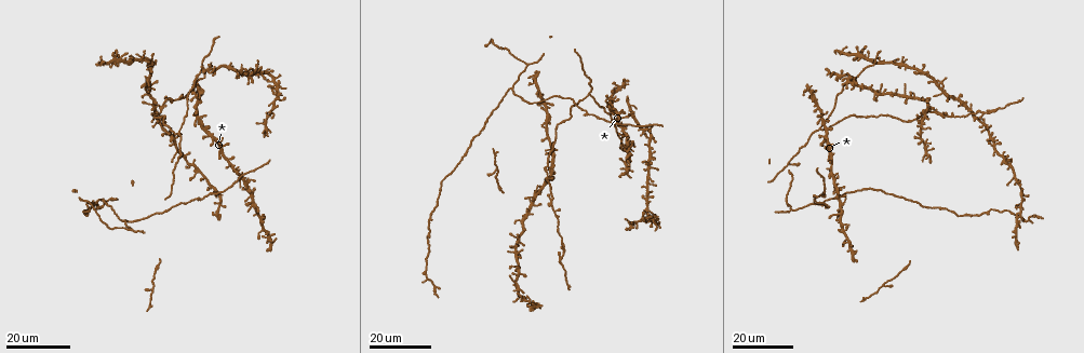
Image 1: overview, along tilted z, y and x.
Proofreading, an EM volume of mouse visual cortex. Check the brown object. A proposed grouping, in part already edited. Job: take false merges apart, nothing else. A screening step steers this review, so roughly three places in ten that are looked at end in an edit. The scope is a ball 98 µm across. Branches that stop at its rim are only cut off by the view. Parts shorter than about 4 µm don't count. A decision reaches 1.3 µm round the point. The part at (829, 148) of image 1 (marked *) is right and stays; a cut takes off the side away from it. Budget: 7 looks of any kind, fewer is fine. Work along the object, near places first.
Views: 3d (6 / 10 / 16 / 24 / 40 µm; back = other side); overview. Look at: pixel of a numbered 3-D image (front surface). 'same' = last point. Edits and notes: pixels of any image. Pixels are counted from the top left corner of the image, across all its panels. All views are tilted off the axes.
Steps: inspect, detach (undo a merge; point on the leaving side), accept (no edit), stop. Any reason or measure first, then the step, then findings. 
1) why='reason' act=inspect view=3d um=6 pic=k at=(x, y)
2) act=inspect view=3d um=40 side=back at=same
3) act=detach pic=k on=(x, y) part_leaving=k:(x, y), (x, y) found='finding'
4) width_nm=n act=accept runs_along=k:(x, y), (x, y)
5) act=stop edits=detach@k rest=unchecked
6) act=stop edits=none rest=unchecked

why='three arms meet' act=inspect view=3d um=24 pic=1 at=(792, 209)

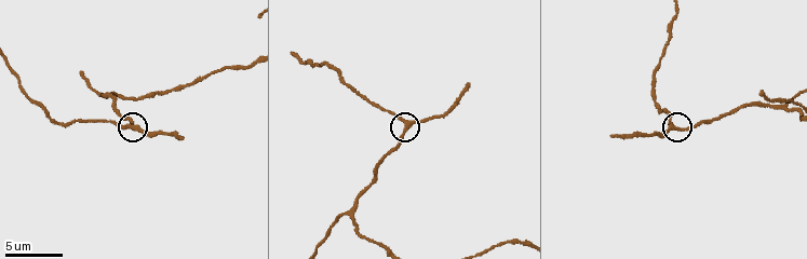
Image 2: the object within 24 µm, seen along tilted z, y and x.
act=inspect view=3d um=6 pic=2 at=(134, 126)

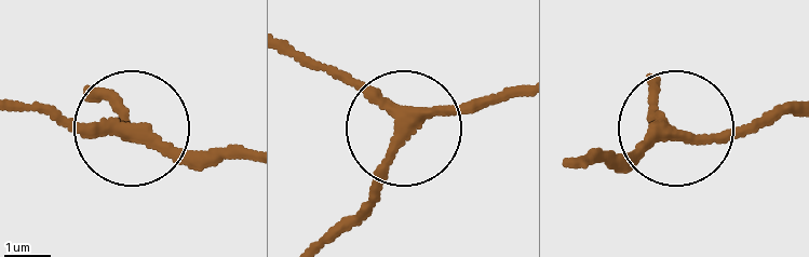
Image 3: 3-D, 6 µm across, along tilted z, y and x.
arms=3 act=accept runs_along=3:(329, 243), (402, 126), (517, 97) found='all the same neuron'

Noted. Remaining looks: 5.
why='three-way junction' act=inspect view=3d um=16 pic=1 at=(551, 202)

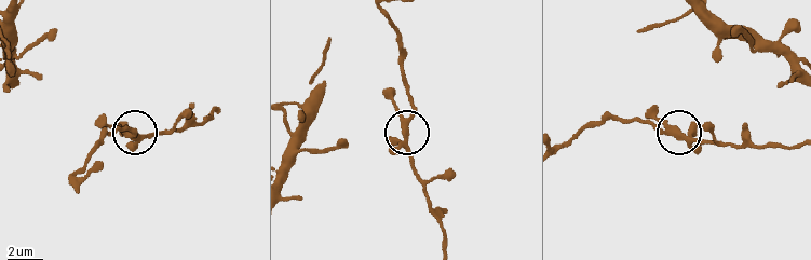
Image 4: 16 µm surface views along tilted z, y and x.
act=inspect view=3d um=6 pic=4 at=(403, 143)

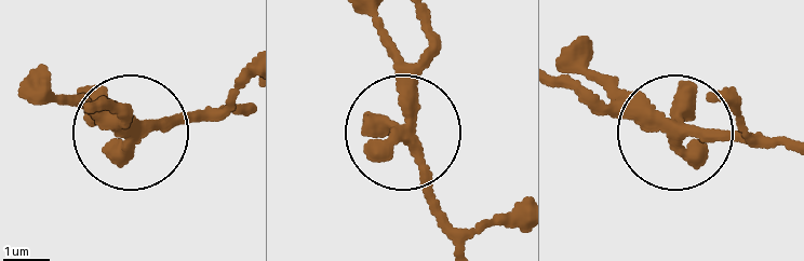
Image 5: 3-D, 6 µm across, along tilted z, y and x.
side_arm_um=36 arms=3 act=accept found='continuous, no second neuron'

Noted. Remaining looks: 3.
why='looks like a crossing' act=inspect view=3d um=24 pic=1 at=(937, 86)

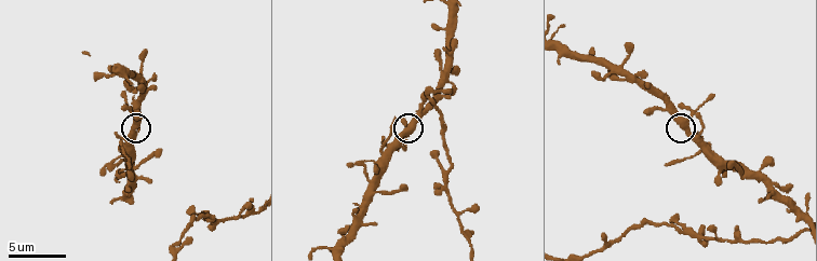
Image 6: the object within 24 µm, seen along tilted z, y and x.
why='closer look' act=inspect view=3d um=10 pic=6 at=(409, 135)

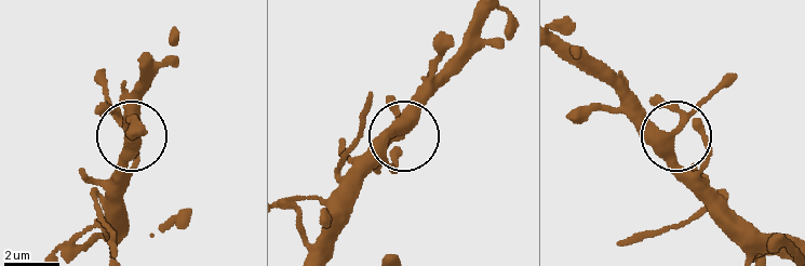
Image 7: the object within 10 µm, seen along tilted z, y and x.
act=inspect view=3d um=10 side=back pic=7 at=(672, 133)

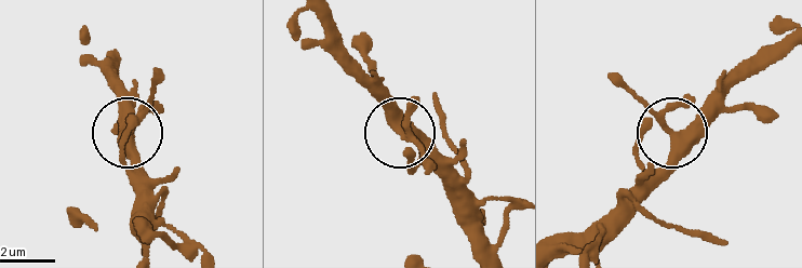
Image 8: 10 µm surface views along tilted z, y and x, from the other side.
arms=5 act=accept found='continuous, no second neuron'

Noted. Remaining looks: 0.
act=stop edits=none rest=unchecked

